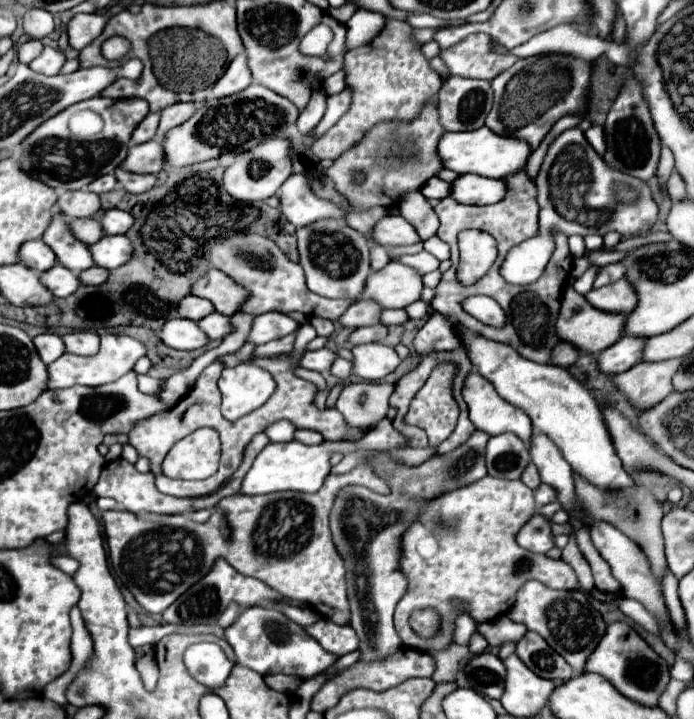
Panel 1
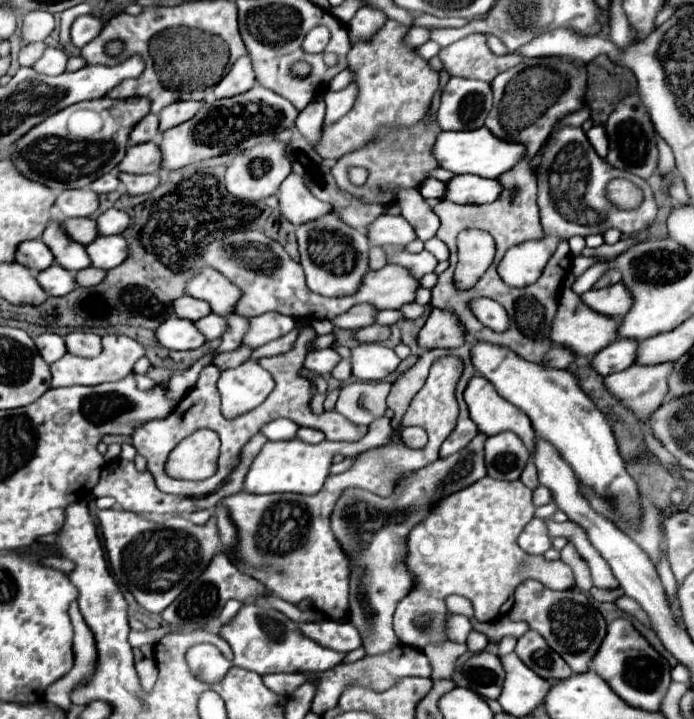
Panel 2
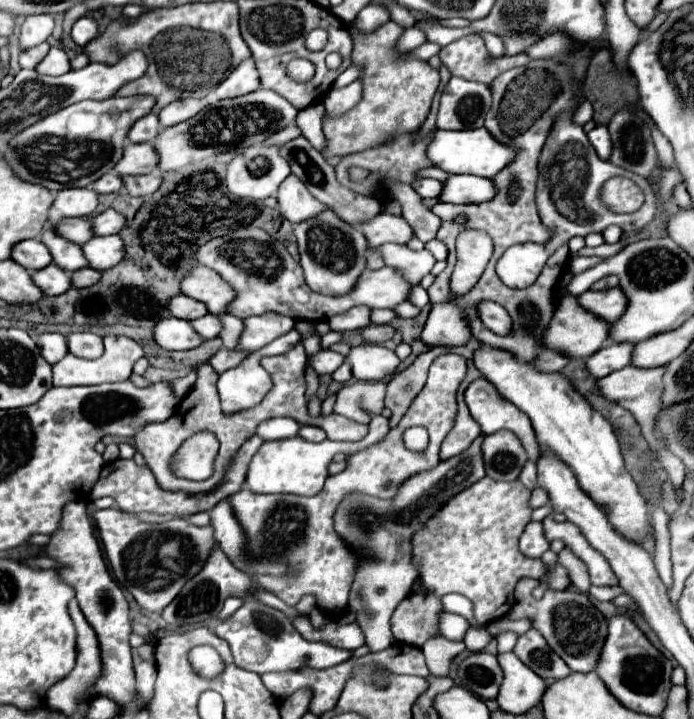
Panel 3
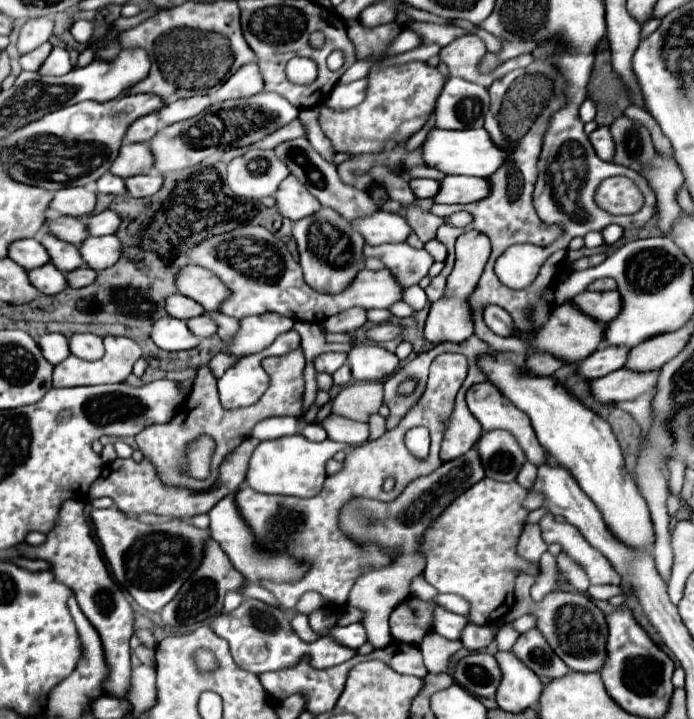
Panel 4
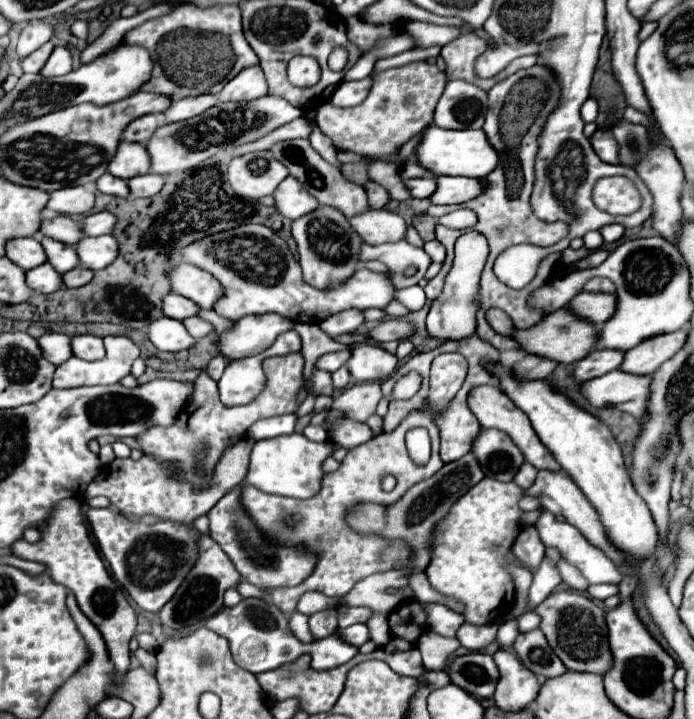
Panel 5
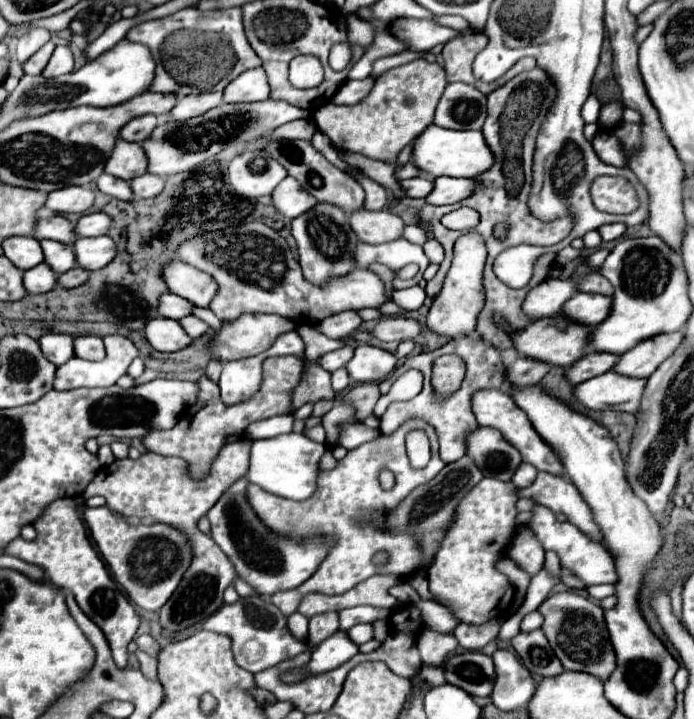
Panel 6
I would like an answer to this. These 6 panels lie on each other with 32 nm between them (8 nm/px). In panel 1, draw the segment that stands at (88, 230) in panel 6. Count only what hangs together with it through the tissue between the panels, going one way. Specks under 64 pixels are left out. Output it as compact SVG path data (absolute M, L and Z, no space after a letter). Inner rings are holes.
M112 208L104 212L104 216L100 218L100 226L104 234L126 234L126 230L132 226L132 216L124 210Z

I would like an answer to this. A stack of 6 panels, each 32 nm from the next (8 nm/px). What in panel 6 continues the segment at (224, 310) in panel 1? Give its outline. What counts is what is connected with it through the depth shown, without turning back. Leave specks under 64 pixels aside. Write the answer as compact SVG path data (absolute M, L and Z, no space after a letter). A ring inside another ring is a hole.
M184 262L164 264L160 268L160 276L170 292L190 300L194 306L206 308L210 298L216 294L216 282L206 272L200 272Z

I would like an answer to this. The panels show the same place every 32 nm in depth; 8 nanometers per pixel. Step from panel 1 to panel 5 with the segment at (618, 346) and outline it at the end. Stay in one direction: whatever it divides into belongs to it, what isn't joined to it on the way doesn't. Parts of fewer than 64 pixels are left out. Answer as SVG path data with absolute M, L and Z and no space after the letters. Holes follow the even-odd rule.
M592 350L586 358L576 362L576 368L572 370L572 378L576 382L586 382L590 378L602 376L606 372L612 372L620 366L624 354L614 354L614 350Z

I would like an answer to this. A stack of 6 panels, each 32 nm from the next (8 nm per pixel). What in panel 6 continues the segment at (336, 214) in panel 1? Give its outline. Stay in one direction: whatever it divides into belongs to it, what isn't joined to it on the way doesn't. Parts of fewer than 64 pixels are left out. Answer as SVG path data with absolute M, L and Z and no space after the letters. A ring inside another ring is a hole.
M286 176L278 188L272 192L272 206L286 218L296 218L298 214L310 210L310 206L314 206L316 198L306 194L306 190L302 190L298 186L298 182L290 176Z

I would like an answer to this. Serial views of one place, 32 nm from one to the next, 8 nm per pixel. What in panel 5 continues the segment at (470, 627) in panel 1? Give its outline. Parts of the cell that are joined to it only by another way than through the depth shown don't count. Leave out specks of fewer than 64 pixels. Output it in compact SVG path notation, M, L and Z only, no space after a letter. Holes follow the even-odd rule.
M422 604L428 616L428 628L442 636L456 636L458 626L464 624L464 618L442 604Z

